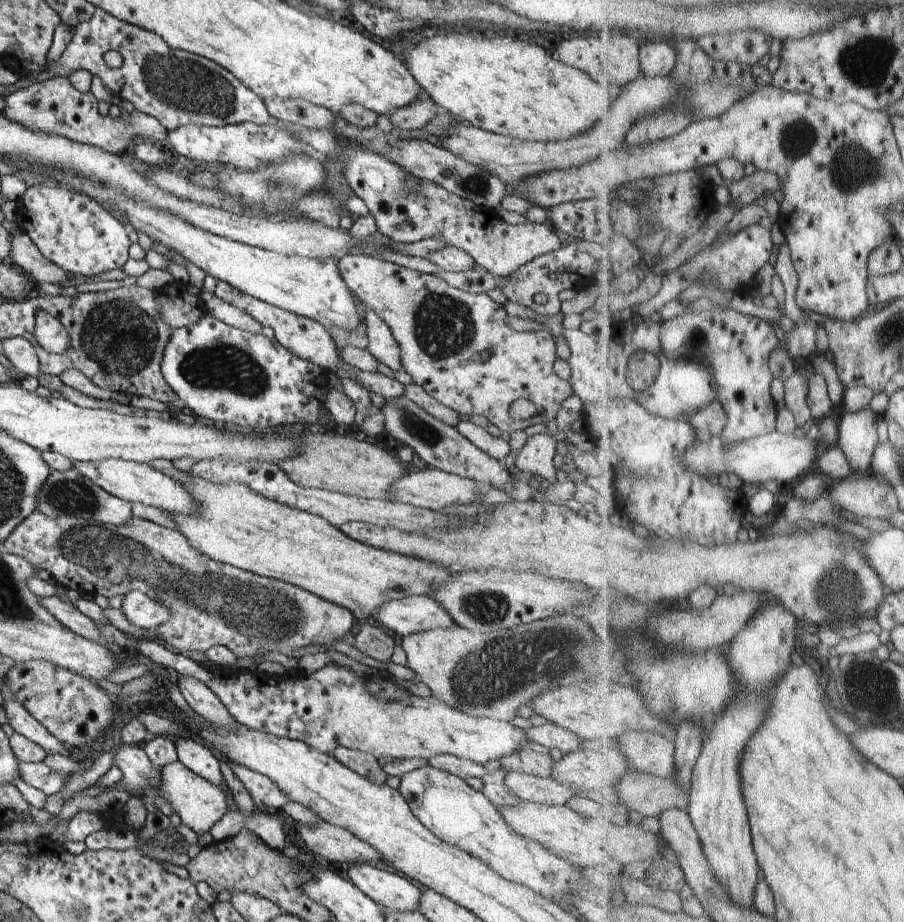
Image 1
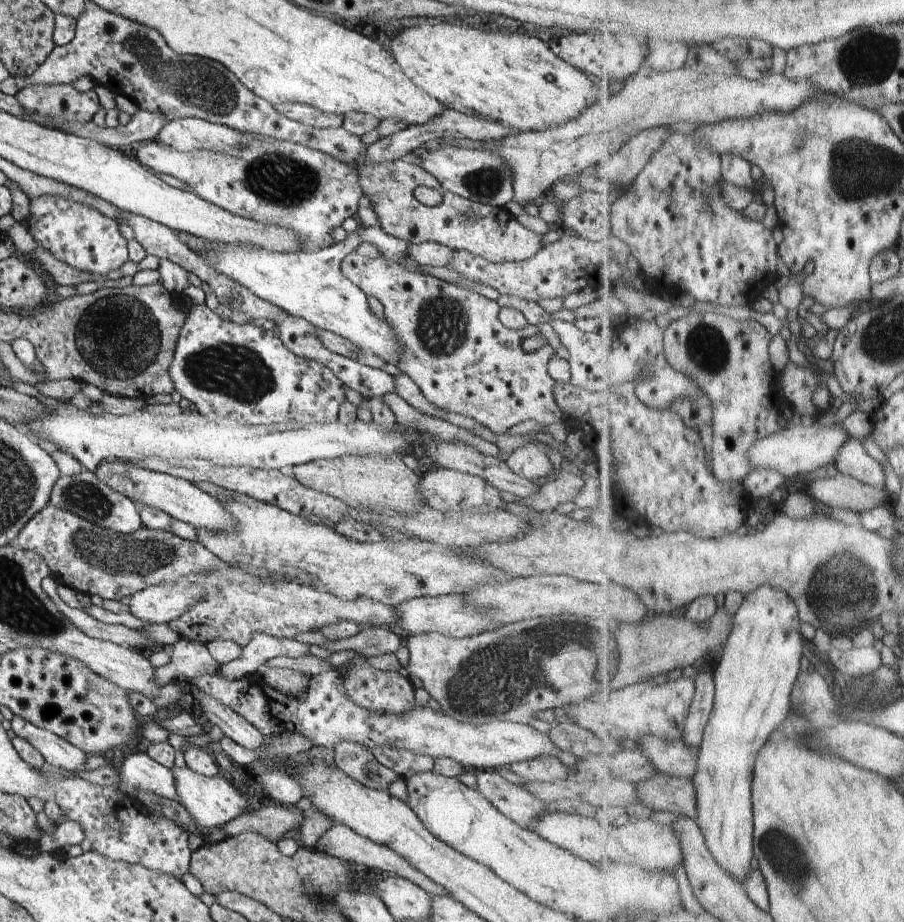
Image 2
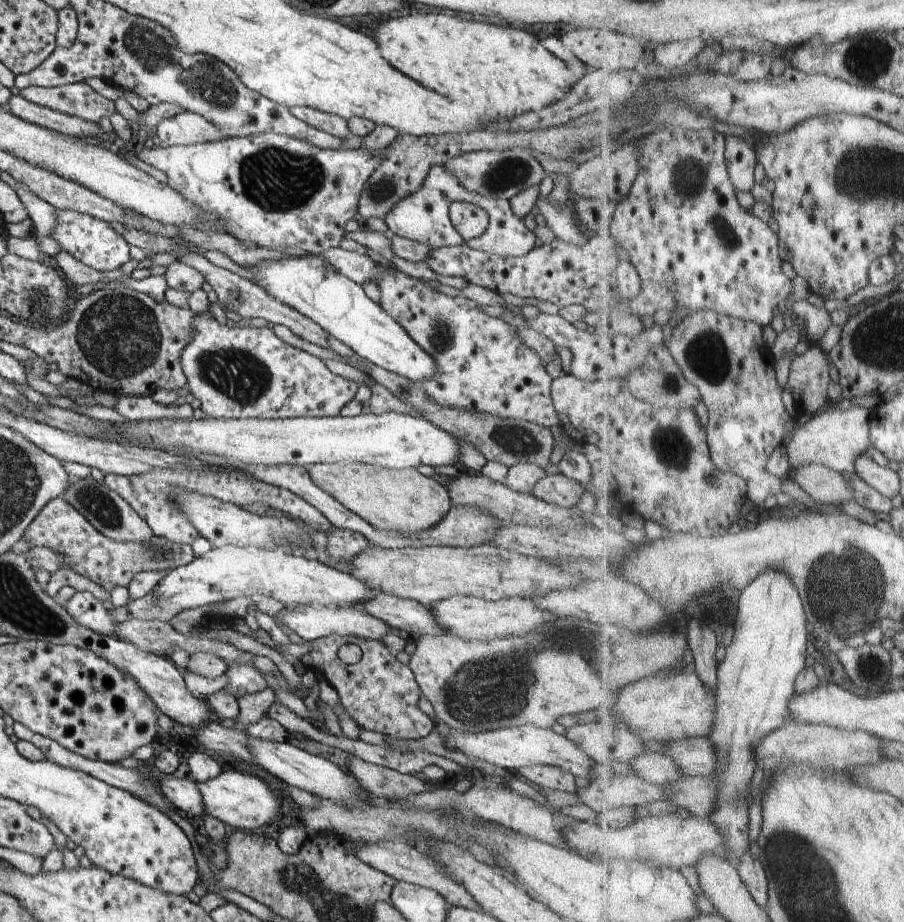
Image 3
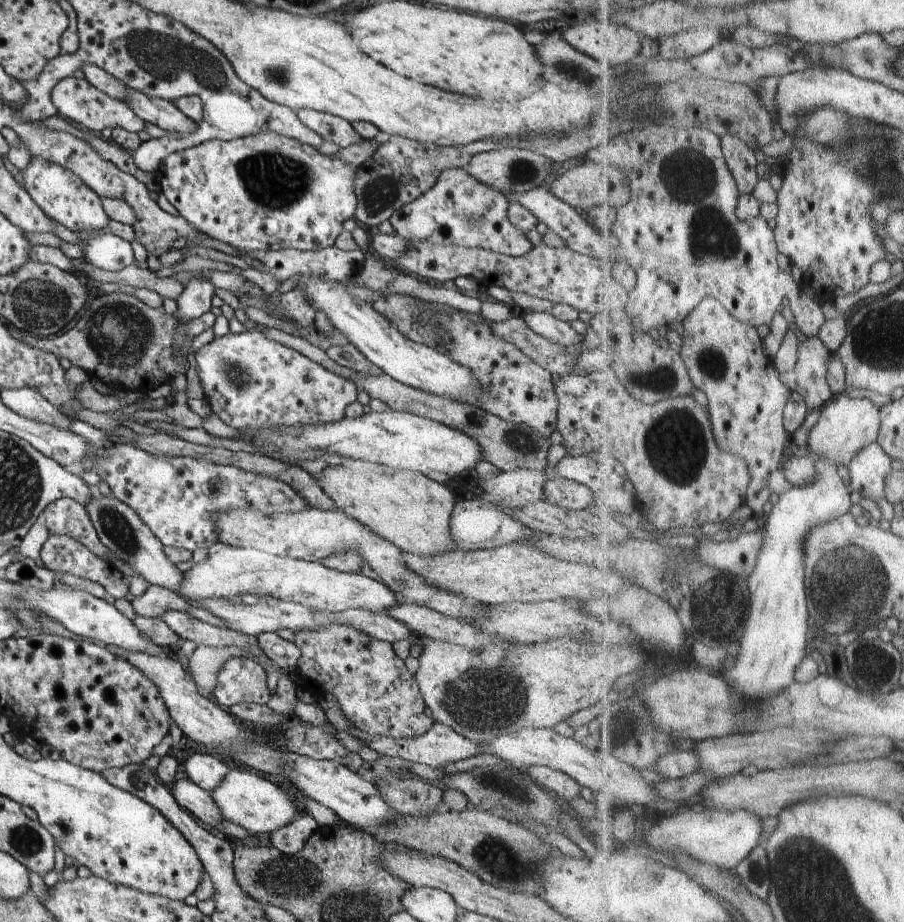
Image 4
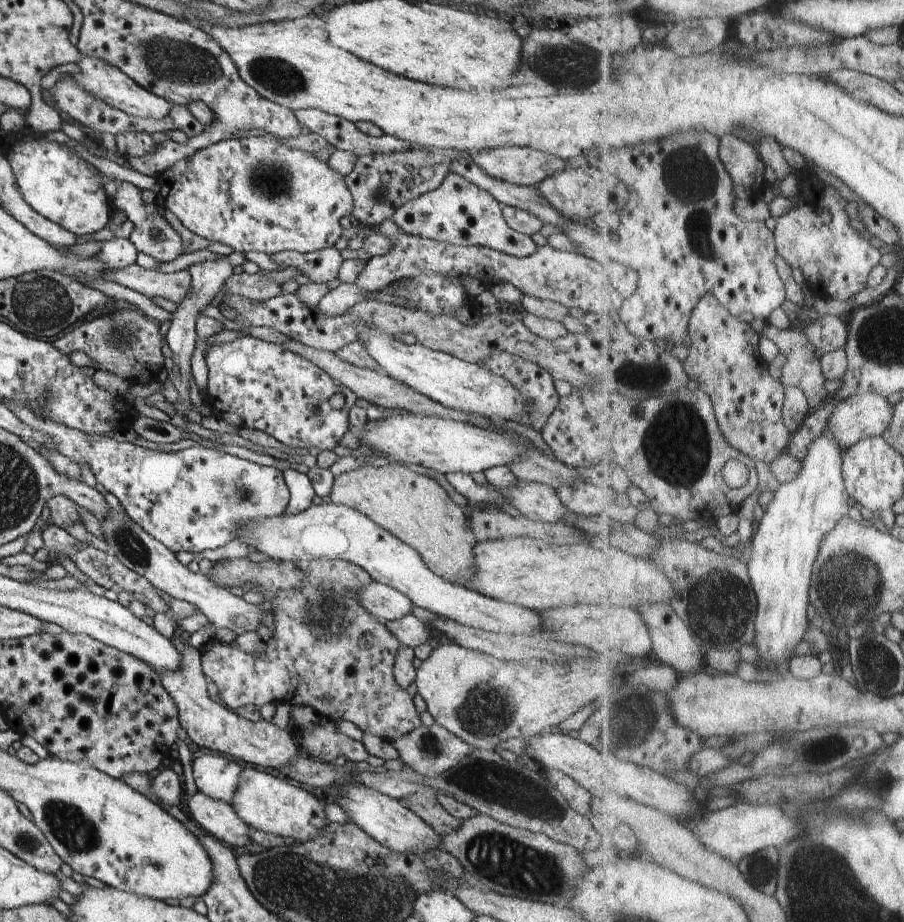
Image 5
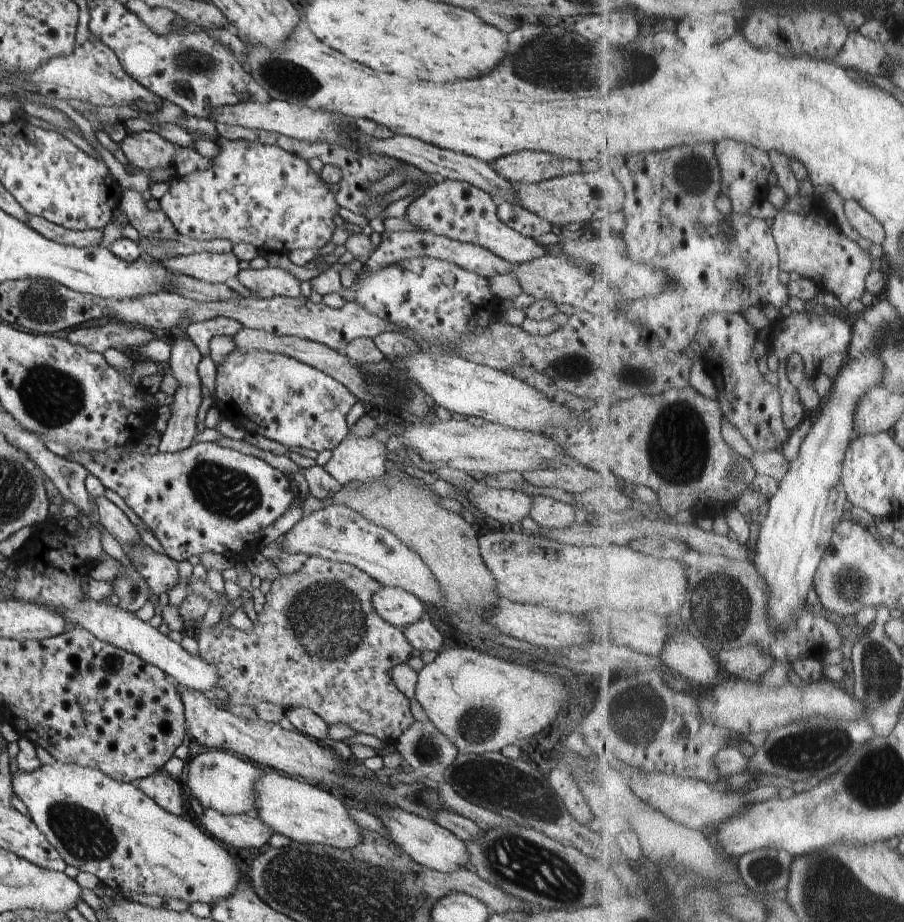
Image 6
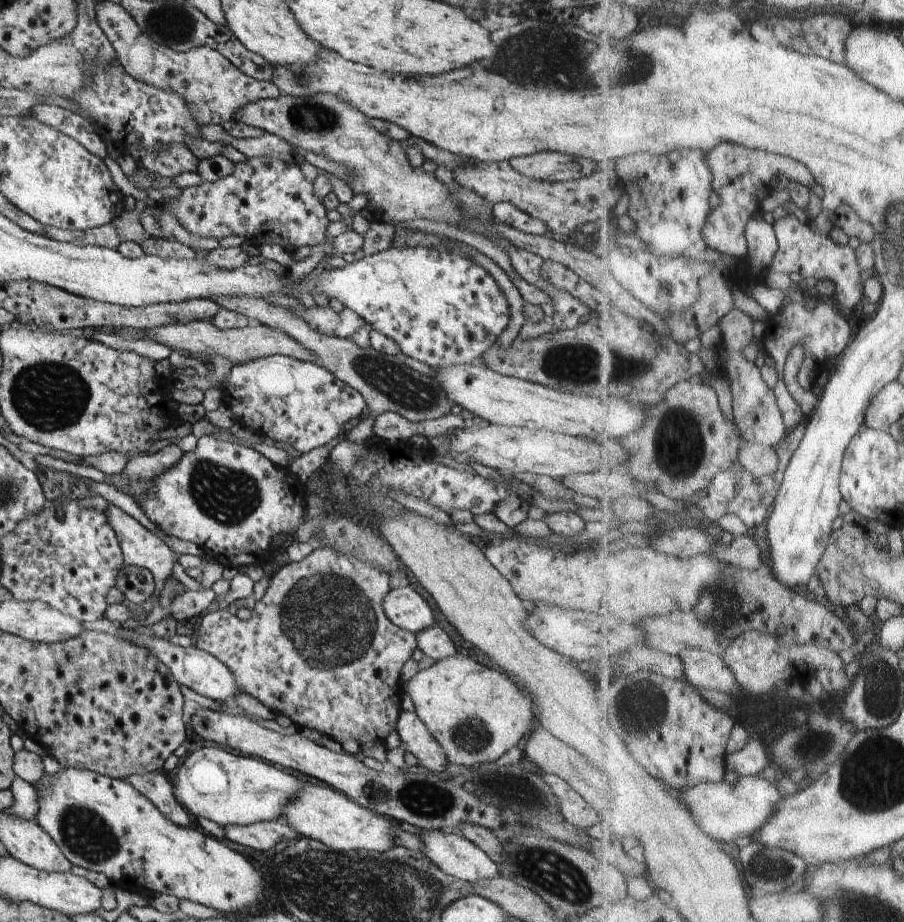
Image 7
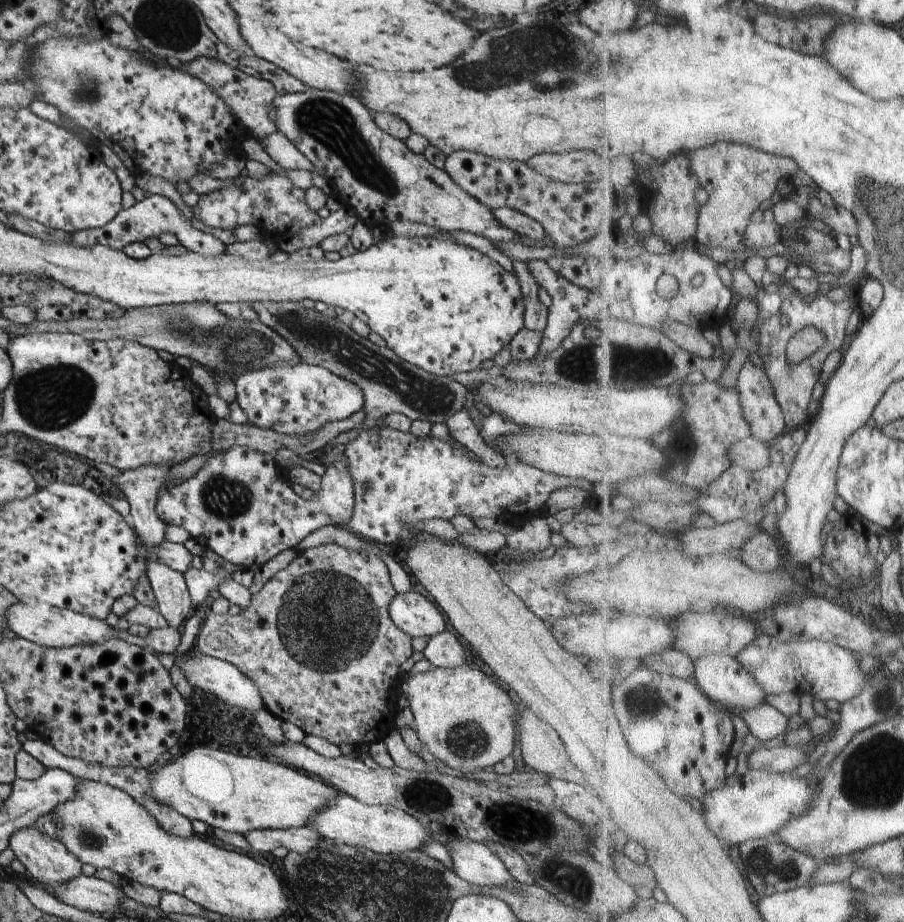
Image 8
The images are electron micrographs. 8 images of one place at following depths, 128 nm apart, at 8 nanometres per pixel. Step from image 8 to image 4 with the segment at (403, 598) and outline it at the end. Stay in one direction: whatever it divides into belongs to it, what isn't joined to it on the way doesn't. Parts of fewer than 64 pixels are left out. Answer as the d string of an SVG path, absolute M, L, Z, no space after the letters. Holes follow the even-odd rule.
M229 547L207 554L206 558L184 572L178 596L186 602L199 605L211 598L232 599L244 594L273 596L280 601L292 601L310 607L313 611L340 612L364 608L382 612L396 604L396 596L386 585L360 573L346 573L328 568L319 561L305 561L259 552L257 549Z

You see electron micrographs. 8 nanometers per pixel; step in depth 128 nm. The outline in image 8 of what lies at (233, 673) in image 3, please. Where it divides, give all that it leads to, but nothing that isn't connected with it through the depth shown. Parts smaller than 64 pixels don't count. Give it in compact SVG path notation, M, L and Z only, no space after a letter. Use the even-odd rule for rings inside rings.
M326 543L315 547L306 546L286 568L278 571L270 580L265 582L260 591L251 595L248 608L244 608L236 615L210 613L206 620L201 623L197 634L198 639L194 646L202 654L234 664L244 676L248 676L258 686L264 709L270 712L272 716L276 716L281 721L294 723L306 735L319 736L345 749L353 745L367 748L375 742L384 740L391 733L391 730L397 727L395 720L399 714L397 699L400 695L398 685L402 680L400 667L414 653L412 637L400 630L390 620L390 614L388 614L388 606L396 594L397 592L390 582L388 568L386 568L384 560L378 558L378 555L366 552L366 550L350 550L336 543Z

